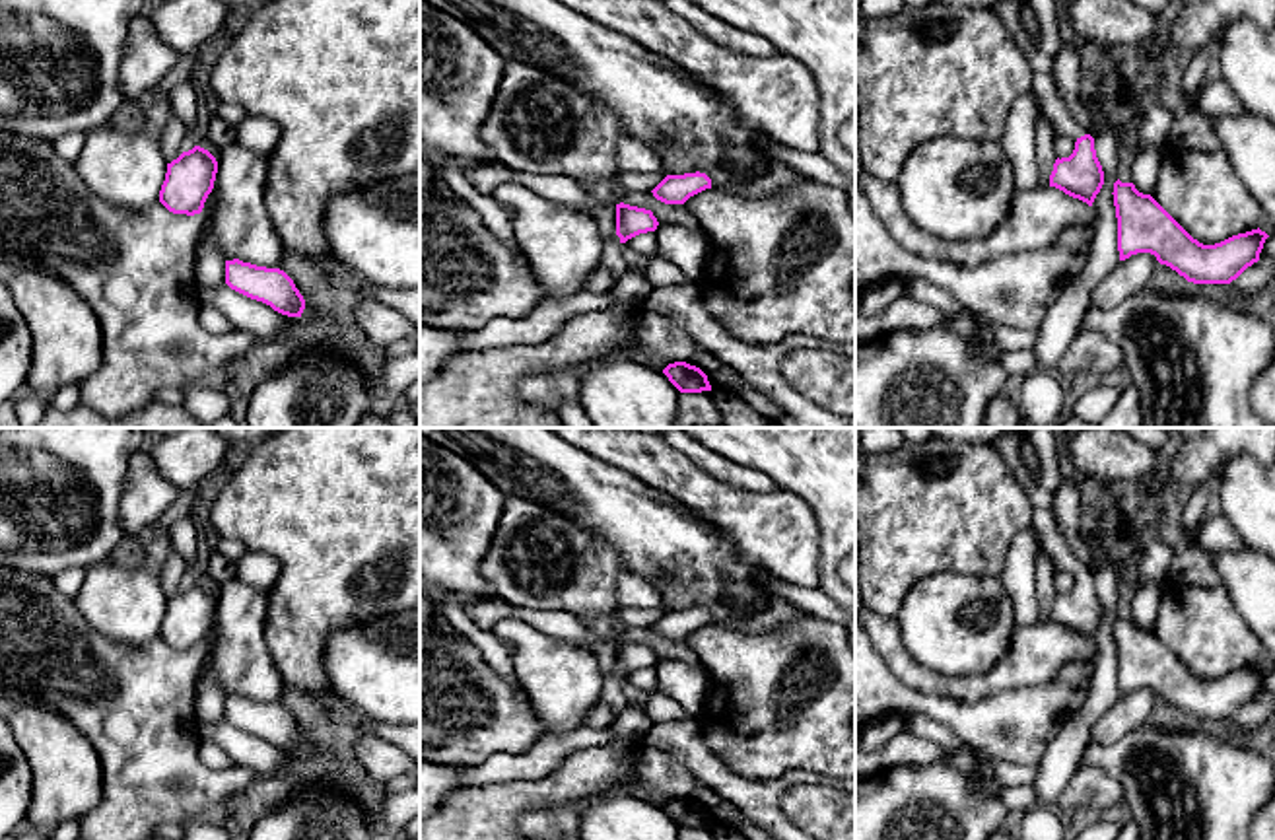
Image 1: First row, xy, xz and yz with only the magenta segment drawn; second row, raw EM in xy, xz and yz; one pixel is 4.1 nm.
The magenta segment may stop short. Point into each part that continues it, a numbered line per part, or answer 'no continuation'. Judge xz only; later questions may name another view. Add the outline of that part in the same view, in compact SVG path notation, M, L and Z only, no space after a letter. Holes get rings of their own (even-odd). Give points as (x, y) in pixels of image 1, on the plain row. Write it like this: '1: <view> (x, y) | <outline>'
no continuation

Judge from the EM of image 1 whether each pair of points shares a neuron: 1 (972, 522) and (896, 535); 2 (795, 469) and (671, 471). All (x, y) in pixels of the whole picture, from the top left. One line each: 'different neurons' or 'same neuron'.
1: same neuron
2: different neurons

